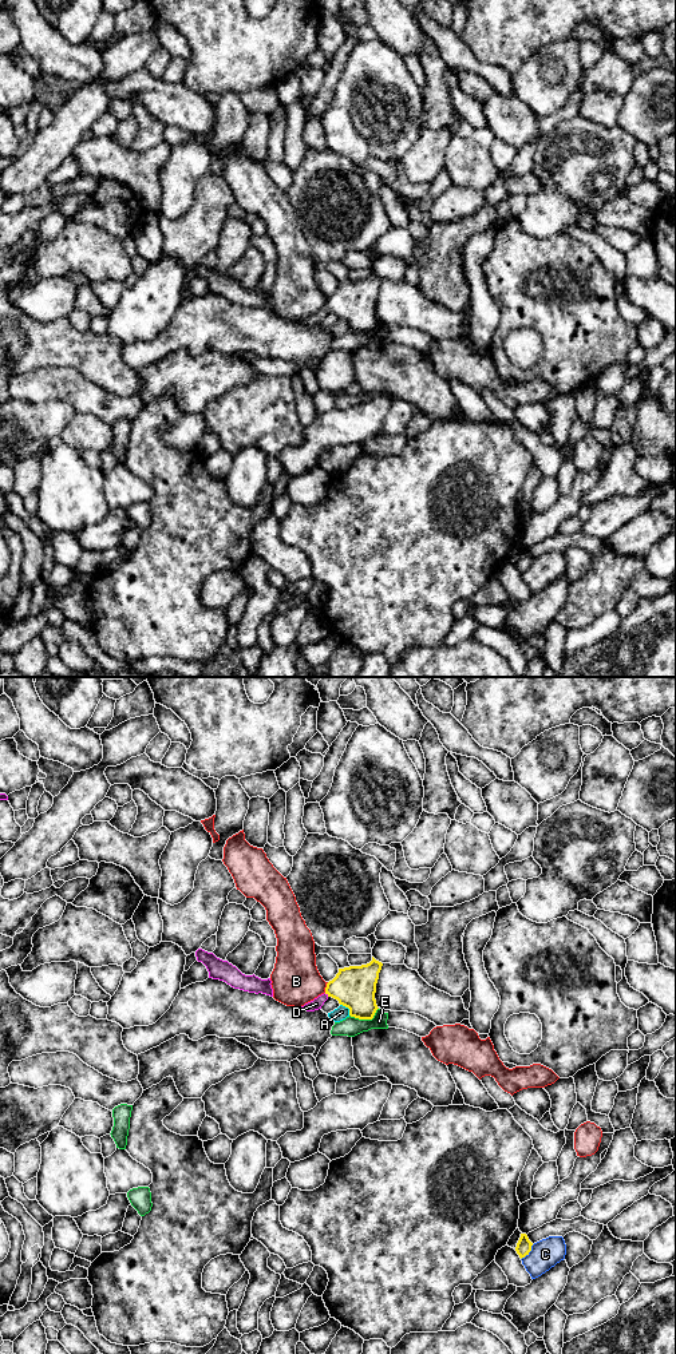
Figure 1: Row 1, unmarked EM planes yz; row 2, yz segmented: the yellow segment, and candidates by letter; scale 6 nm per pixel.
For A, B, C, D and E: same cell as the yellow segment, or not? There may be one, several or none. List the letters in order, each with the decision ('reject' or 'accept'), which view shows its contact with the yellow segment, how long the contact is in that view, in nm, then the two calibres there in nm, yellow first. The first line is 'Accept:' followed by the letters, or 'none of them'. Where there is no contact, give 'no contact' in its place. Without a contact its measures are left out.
Accept: D
A: reject; meets yellow in yz; contact 90 nm long; 260 nm thick on the yellow side, 80 nm on the other
B: reject; meets yellow in yz; contact 70 nm long; 260 nm thick on the yellow side, 300 nm on the other
C: reject; meets yellow in yz; contact 120 nm long; 90 nm thick on the yellow side, 180 nm on the other
D: accept; meets yellow in yz; contact 40 nm long; 260 nm thick on the yellow side, 70 nm on the other
E: reject; meets yellow in yz; contact 180 nm long; 260 nm thick on the yellow side, 120 nm on the other

